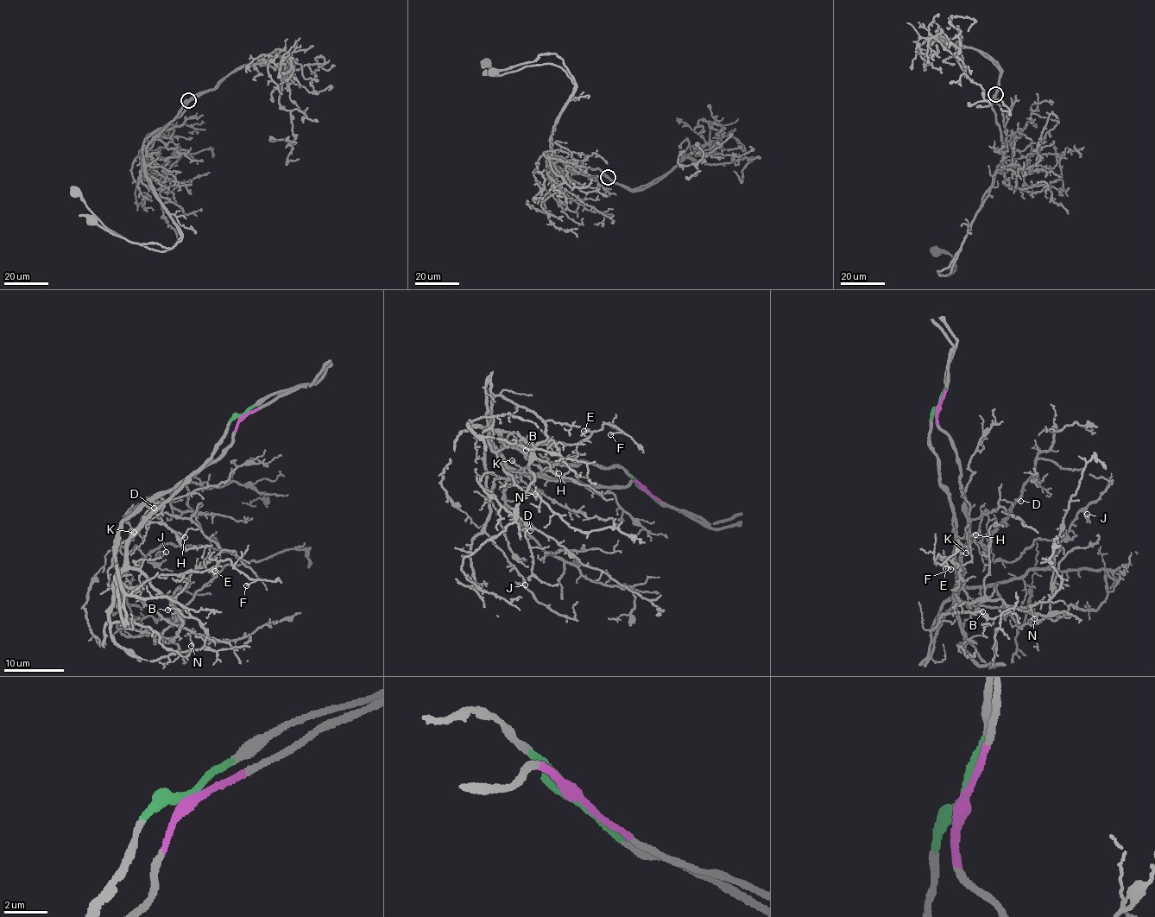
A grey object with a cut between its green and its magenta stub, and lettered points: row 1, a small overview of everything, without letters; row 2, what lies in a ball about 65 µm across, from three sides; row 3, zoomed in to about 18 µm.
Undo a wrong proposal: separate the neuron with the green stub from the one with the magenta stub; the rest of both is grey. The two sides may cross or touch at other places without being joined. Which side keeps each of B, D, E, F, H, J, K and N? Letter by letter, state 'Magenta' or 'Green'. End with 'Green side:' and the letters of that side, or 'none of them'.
B: Magenta
D: Magenta
E: Magenta
F: Magenta
H: Green
J: Magenta
K: Green
N: Magenta
Green side: H, K

